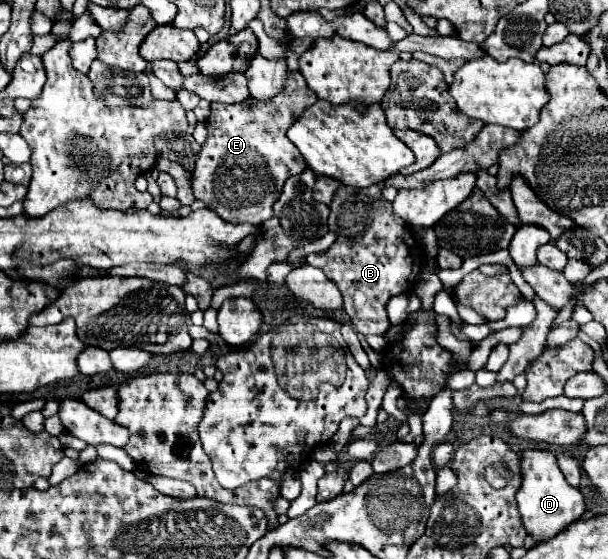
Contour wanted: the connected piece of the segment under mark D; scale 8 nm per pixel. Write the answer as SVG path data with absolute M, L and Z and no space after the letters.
M525 448L519 452L521 456L521 486L517 490L517 506L523 516L523 524L527 532L539 542L553 538L557 532L565 530L573 520L577 520L585 512L585 500L579 488L567 486L563 478L557 458L551 450Z

